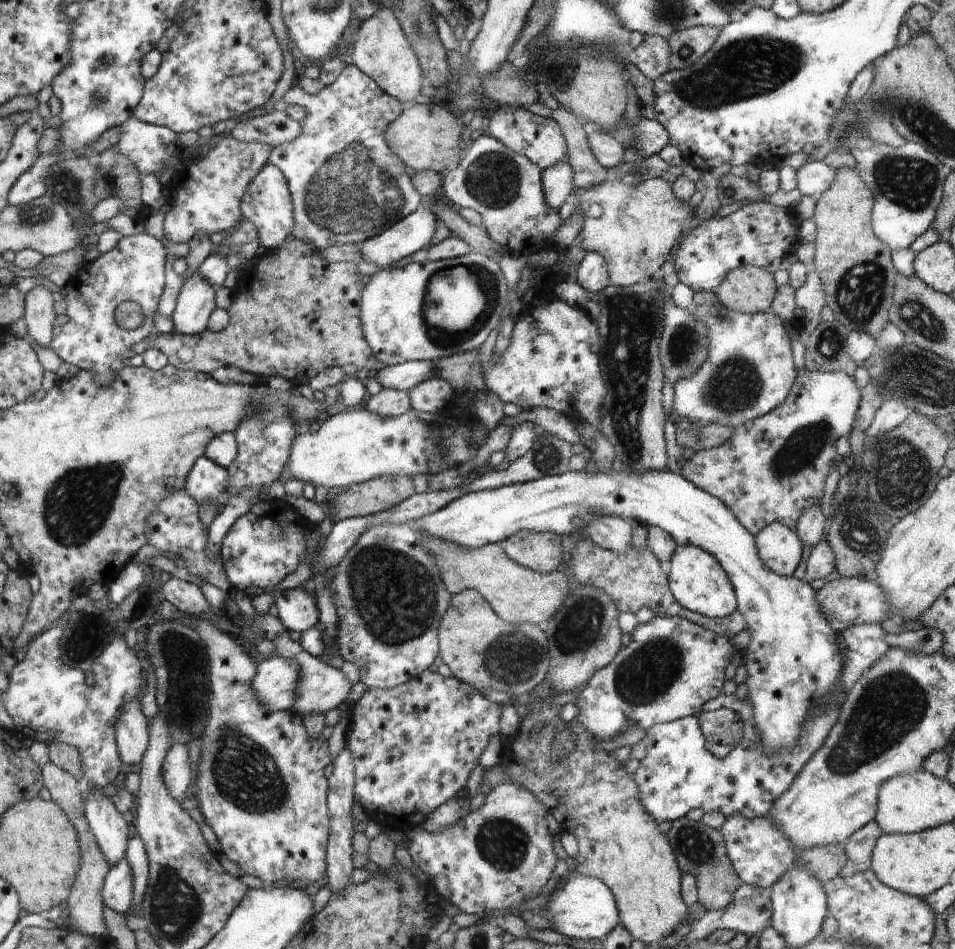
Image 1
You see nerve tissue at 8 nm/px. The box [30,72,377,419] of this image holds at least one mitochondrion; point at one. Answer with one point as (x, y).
(67, 186)

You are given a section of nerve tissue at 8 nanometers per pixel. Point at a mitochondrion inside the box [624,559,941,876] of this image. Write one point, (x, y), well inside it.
(890, 707)

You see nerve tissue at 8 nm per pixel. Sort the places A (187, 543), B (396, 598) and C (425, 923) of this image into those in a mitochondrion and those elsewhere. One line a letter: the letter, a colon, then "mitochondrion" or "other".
A: other
B: mitochondrion
C: other

